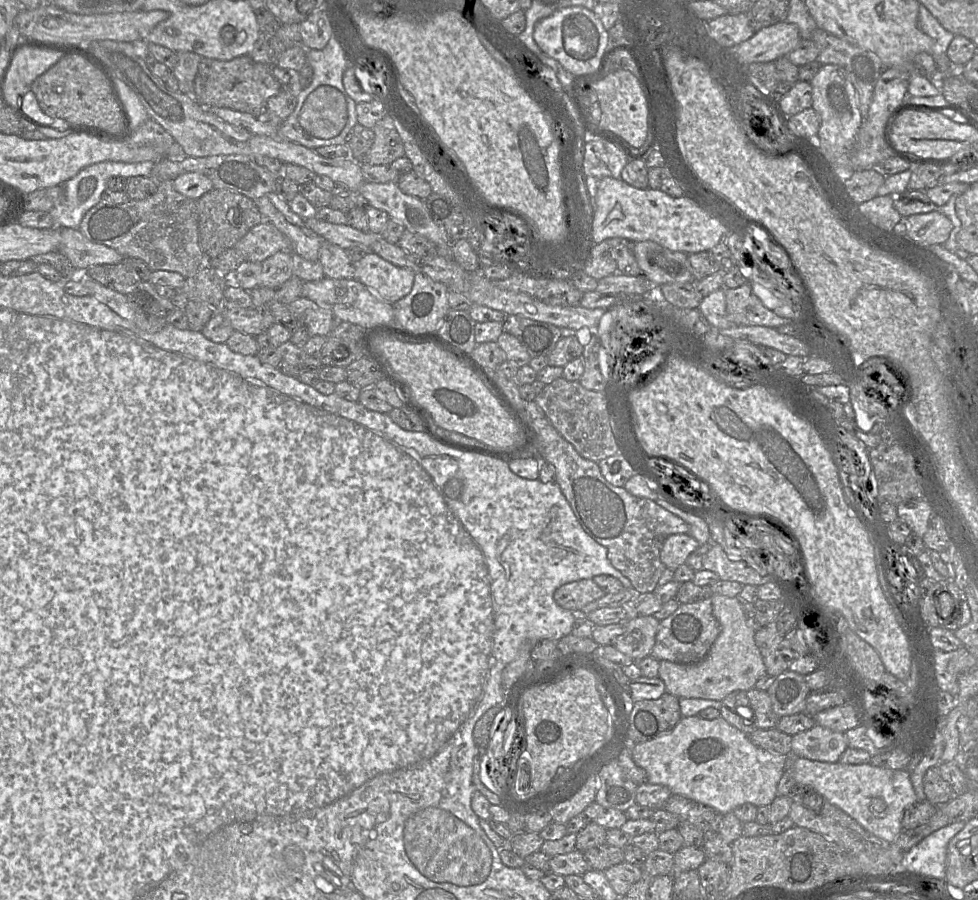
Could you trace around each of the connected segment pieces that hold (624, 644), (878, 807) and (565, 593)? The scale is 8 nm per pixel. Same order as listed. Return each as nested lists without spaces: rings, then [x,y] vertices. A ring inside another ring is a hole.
[[[640,616],[625,622],[625,631],[616,638],[614,647],[634,662],[650,655],[660,621],[654,616]]]
[[[797,758],[793,763],[793,778],[796,784],[813,789],[826,802],[838,807],[865,830],[888,843],[893,843],[902,831],[901,820],[905,809],[917,801],[907,769]]]
[[[582,579],[557,588],[554,592],[554,600],[560,607],[576,612],[605,594],[592,579]]]

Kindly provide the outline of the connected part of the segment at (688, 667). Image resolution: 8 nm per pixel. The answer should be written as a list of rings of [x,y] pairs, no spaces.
[[[720,594],[711,596],[713,614],[720,625],[720,634],[711,646],[706,657],[693,664],[678,664],[660,661],[658,677],[664,682],[667,693],[678,698],[701,698],[722,701],[734,691],[748,691],[754,688],[757,680],[766,674],[760,651],[755,643],[755,631],[747,624],[739,597],[727,597]]]

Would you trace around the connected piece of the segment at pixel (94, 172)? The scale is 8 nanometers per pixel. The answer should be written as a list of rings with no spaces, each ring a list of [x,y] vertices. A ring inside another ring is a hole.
[[[104,161],[92,164],[82,169],[73,178],[63,183],[64,202],[55,206],[49,213],[57,228],[79,229],[85,214],[101,200],[101,195],[107,188],[107,181],[111,177],[121,176],[131,178],[134,176],[151,176],[155,163],[151,161],[139,163],[126,163],[116,161]]]

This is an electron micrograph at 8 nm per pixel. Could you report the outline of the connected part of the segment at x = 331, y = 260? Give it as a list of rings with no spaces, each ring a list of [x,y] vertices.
[[[323,240],[318,261],[323,267],[325,277],[332,279],[354,278],[356,262],[348,257],[345,249],[337,245]]]

